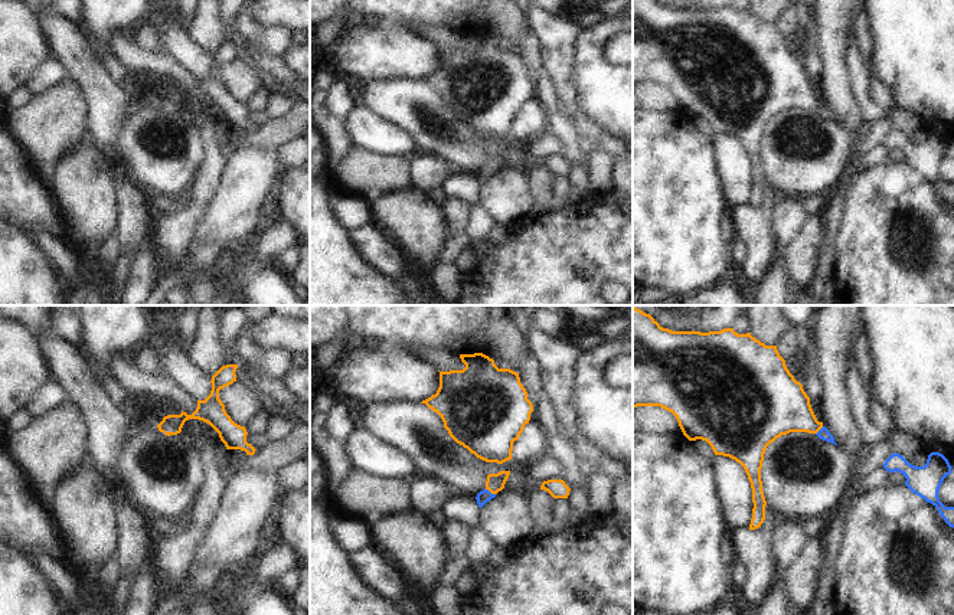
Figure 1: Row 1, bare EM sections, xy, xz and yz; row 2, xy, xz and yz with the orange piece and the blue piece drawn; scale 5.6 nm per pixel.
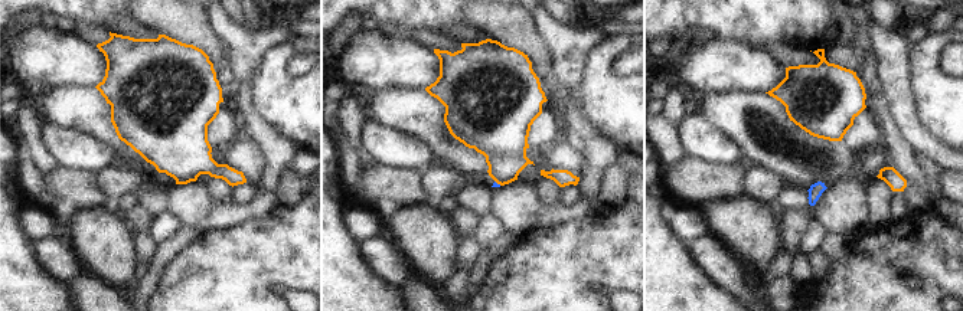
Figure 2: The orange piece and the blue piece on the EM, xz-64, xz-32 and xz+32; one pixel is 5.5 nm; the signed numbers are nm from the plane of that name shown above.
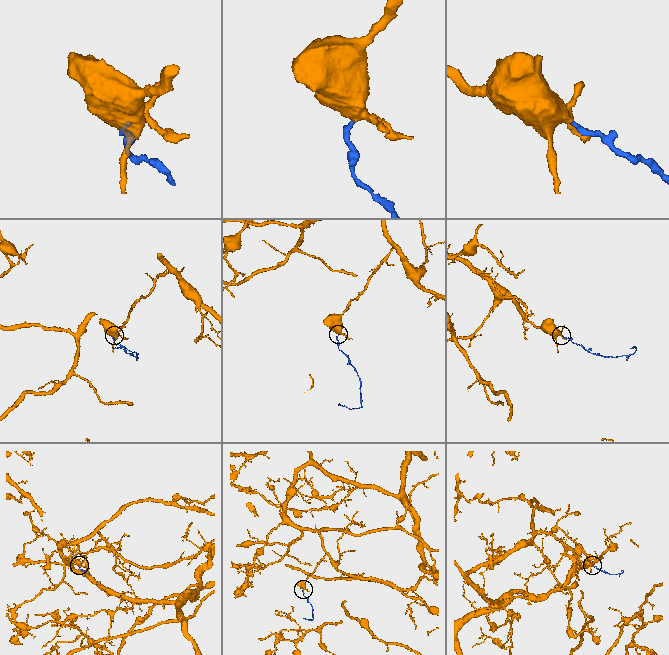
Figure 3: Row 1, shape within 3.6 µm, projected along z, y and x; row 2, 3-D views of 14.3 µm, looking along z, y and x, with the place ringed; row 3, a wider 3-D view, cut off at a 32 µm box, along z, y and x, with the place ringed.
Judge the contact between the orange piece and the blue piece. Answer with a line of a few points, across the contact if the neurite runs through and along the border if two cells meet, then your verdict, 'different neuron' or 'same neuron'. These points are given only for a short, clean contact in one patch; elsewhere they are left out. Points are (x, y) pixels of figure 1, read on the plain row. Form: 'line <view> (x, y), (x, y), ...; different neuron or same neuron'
line xz (495, 160), (490, 169), (484, 173); same neuron

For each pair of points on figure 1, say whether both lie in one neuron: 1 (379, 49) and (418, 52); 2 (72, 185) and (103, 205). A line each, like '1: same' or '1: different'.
1: same
2: same

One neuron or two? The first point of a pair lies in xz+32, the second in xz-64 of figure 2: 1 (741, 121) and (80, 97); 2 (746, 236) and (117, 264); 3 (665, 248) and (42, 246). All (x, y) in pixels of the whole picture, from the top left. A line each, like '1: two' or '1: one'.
1: one
2: one
3: two

